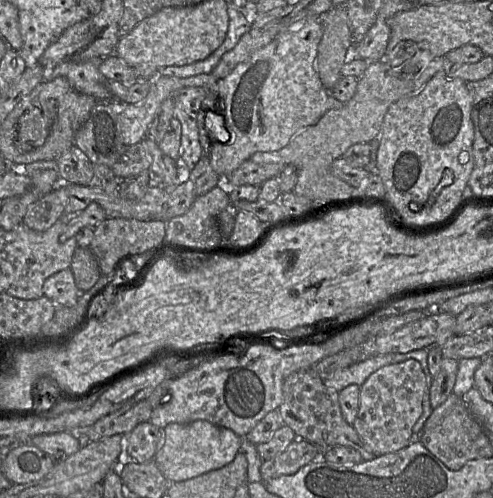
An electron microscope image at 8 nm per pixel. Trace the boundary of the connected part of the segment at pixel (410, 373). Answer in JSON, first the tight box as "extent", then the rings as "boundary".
{"extent":[352,359,425,455],"boundary":[[[415,359],[383,366],[360,386],[359,410],[352,426],[374,455],[396,452],[414,439],[412,428],[423,412],[425,387],[425,374]]]}

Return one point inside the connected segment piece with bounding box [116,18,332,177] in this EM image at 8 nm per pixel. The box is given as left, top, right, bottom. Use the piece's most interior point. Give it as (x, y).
(268, 99)

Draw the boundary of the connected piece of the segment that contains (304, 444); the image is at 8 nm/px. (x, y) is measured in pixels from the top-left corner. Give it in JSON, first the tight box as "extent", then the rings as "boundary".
{"extent":[260,437,318,482],"boundary":[[[295,437],[283,452],[262,462],[260,467],[262,482],[282,475],[295,474],[301,467],[318,457],[318,446],[303,438]]]}

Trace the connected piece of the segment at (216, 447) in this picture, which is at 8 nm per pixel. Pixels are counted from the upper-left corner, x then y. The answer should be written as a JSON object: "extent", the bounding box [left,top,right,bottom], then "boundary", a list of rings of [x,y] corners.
{"extent":[153,420,241,482],"boundary":[[[206,420],[170,423],[162,429],[162,443],[153,462],[169,482],[189,480],[232,462],[240,450],[241,439],[232,430]]]}

